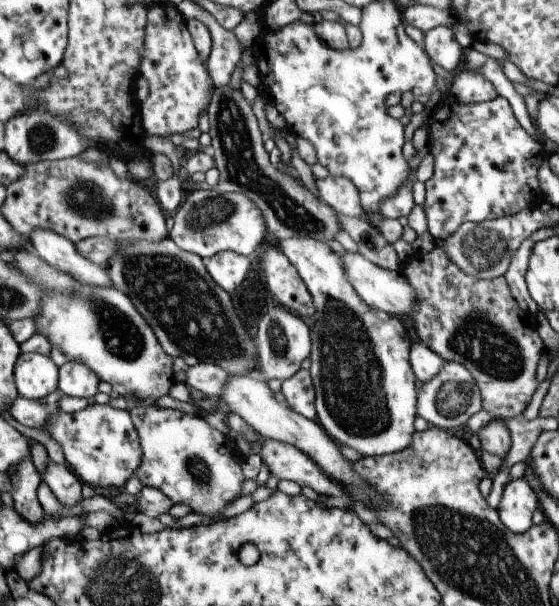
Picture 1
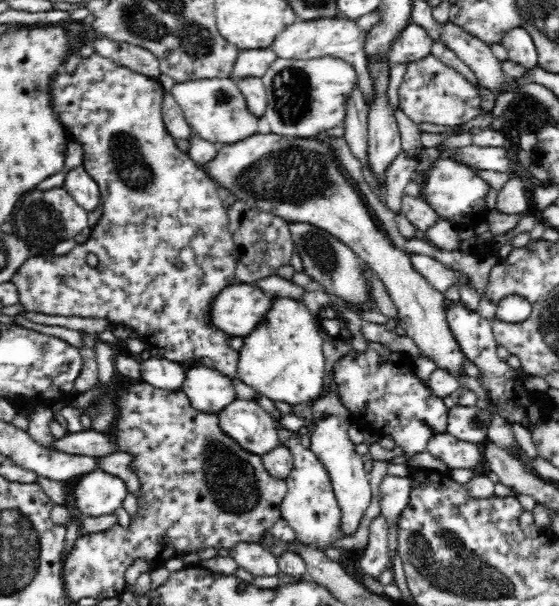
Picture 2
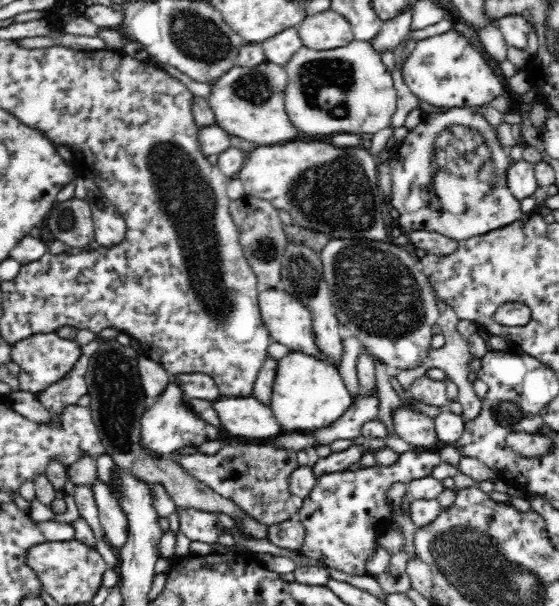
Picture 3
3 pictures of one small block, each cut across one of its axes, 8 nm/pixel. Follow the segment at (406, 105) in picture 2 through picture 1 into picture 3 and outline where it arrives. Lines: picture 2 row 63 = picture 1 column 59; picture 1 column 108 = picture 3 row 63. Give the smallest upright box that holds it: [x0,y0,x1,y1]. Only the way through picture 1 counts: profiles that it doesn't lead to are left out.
[401,30,507,106]

